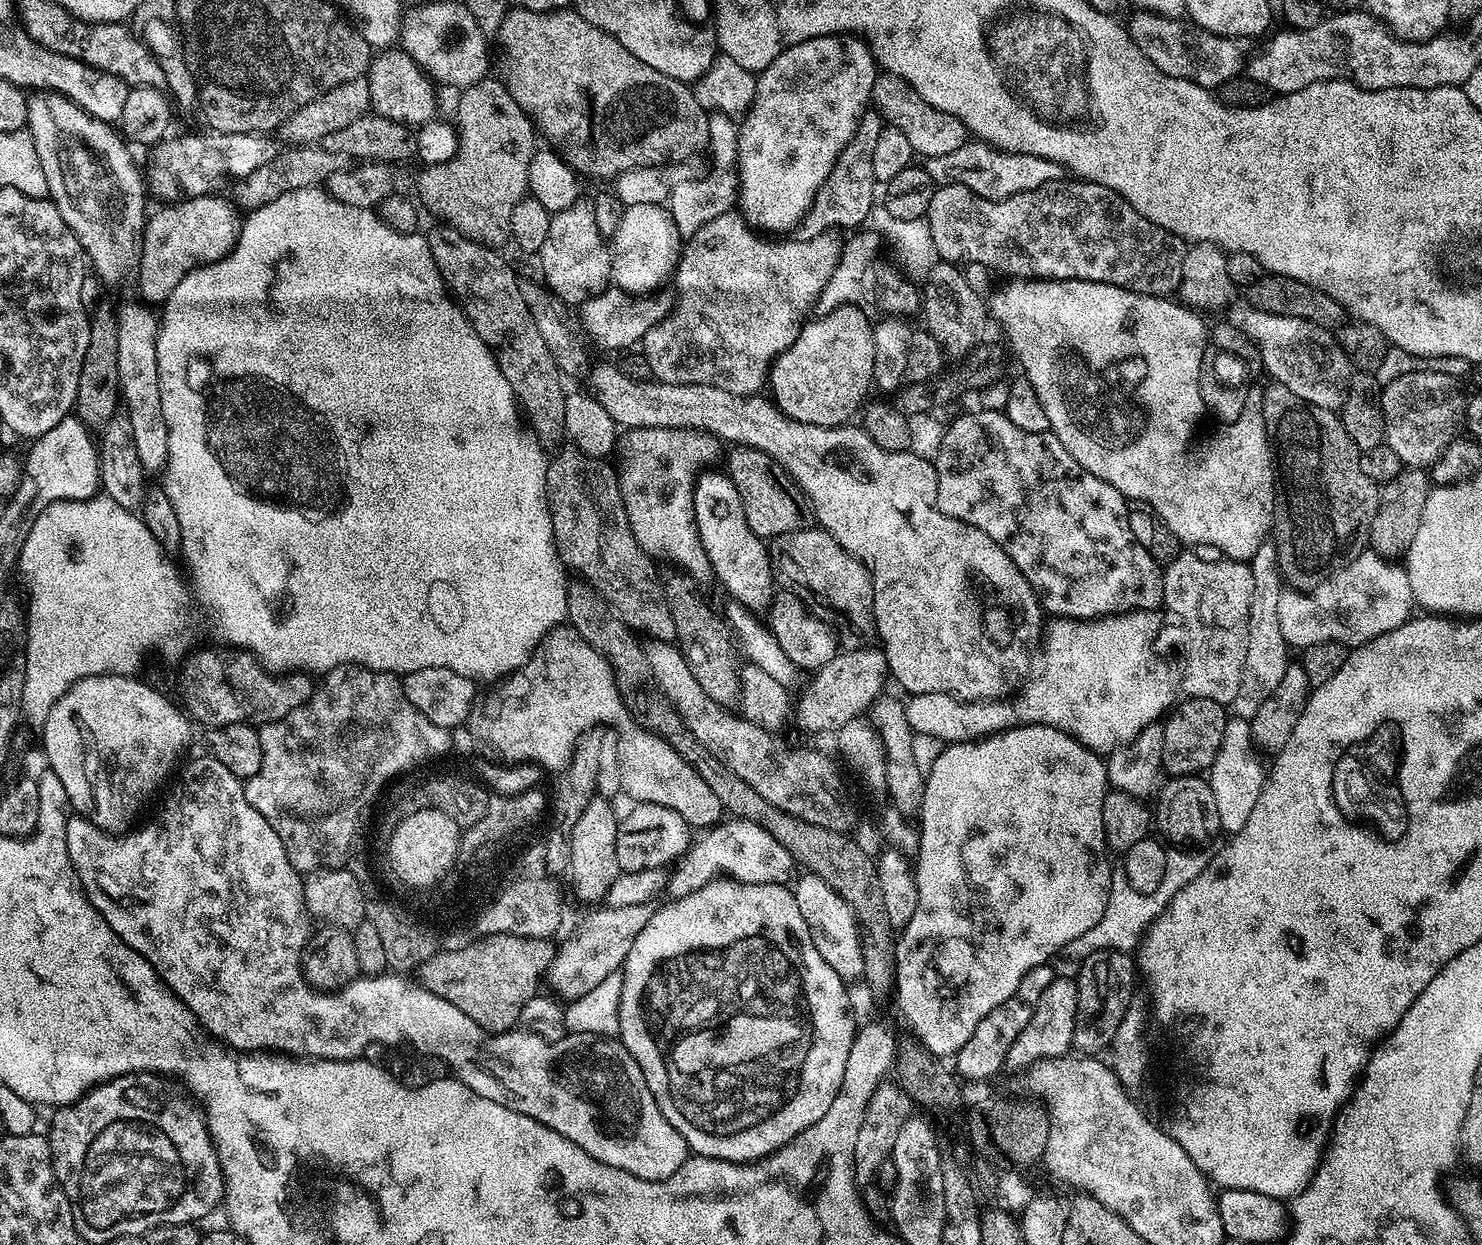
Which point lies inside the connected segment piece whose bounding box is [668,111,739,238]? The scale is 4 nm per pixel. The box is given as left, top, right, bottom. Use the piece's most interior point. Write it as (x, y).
(693, 203)

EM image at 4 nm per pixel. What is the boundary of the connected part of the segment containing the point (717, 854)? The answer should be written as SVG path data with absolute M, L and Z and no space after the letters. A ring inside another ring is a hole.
M735 818L721 822L705 831L700 841L693 843L679 861L674 872L671 871L668 892L671 897L679 898L688 892L701 888L725 874L744 884L783 884L789 883L794 861L785 848L778 846L762 826Z

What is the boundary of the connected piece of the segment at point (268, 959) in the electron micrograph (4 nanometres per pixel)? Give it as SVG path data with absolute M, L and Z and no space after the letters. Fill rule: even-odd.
M201 754L197 758L196 764L188 764L184 768L184 777L180 780L180 793L172 796L164 804L164 821L161 824L148 824L145 828L131 831L126 835L116 835L111 832L103 832L98 826L94 826L89 820L83 818L72 818L68 821L66 829L66 850L70 854L70 862L76 871L76 877L80 880L80 886L84 890L84 895L92 905L100 911L104 921L111 926L114 934L118 934L122 938L122 942L126 942L126 946L133 948L138 954L142 954L142 958L146 958L150 962L150 966L164 981L164 985L175 994L177 998L188 1007L193 1014L196 1015L196 1023L208 1033L209 1036L223 1042L229 1049L239 1050L242 1052L264 1052L267 1050L272 1054L287 1054L293 1058L311 1058L314 1060L355 1060L361 1055L363 1048L367 1043L372 1042L372 1036L384 1036L384 1032L380 1032L380 1028L372 1028L372 1024L368 1024L368 1016L364 1016L364 1012L360 1012L360 1008L364 1008L364 994L372 996L375 988L380 988L380 984L375 984L372 978L357 978L351 984L347 984L331 994L321 992L304 981L304 973L300 970L300 956L304 952L304 946L308 942L310 935L310 917L308 907L304 901L304 882L301 873L294 870L294 866L290 866L290 858L286 858L286 846L282 846L282 838L278 838L278 834L274 834L274 826L270 826L270 822L266 822L266 818L262 818L262 814L258 814L258 810L254 810L254 806L250 806L250 802L246 802L246 794L244 793L245 781L239 780L234 774L230 774L230 770L226 770L226 766L222 766L222 762L218 762L213 756Z

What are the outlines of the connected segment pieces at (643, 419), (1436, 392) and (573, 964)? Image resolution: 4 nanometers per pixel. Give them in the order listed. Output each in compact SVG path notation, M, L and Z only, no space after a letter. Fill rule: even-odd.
M612 364L591 365L587 373L591 399L621 429L630 428L699 428L700 404L708 404L708 396L720 387L709 384L661 384L655 379L635 380ZM592 372L592 373L591 373Z
M1417 370L1383 385L1380 393L1384 414L1384 438L1394 454L1398 454L1401 465L1409 469L1431 469L1432 465L1456 443L1466 424L1466 395L1460 389L1461 381L1448 372Z
M651 903L632 906L600 906L592 912L556 949L556 957L546 973L546 984L561 1001L571 1002L593 990L608 974L621 971L624 960L634 946L634 938L642 934L642 926L650 922L654 911Z

